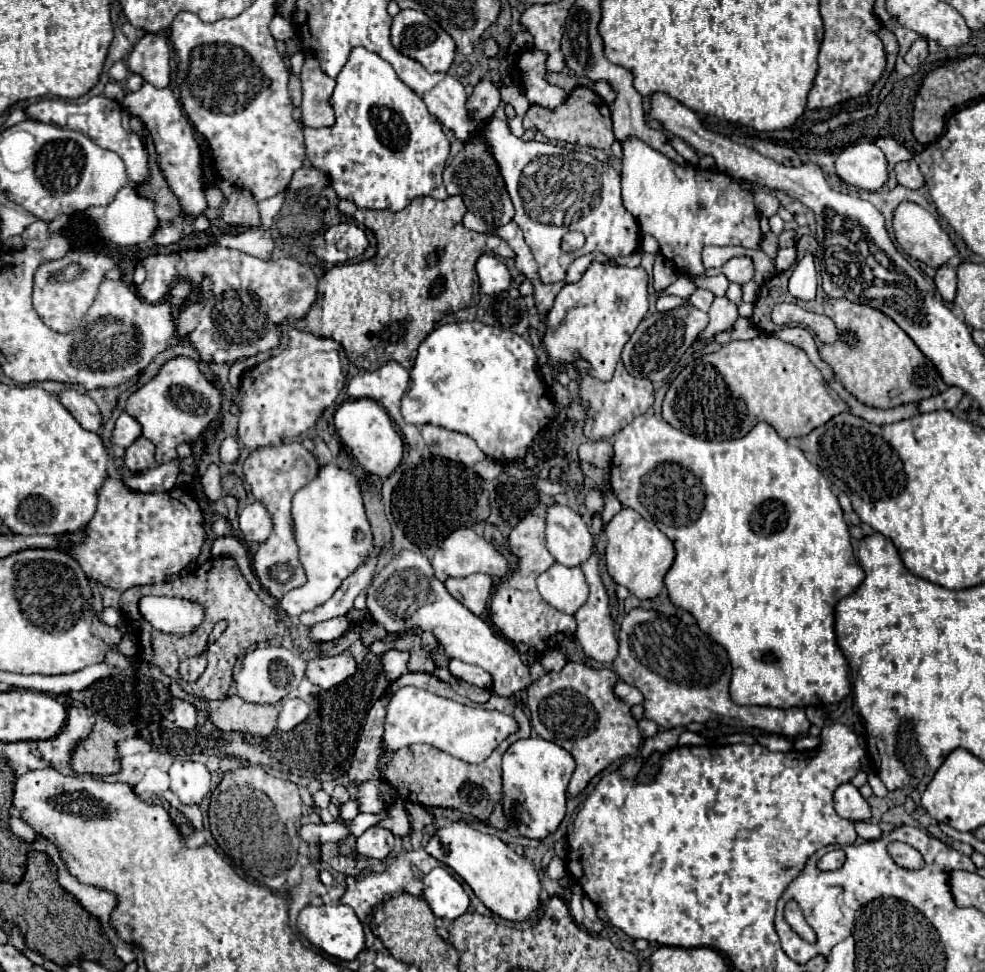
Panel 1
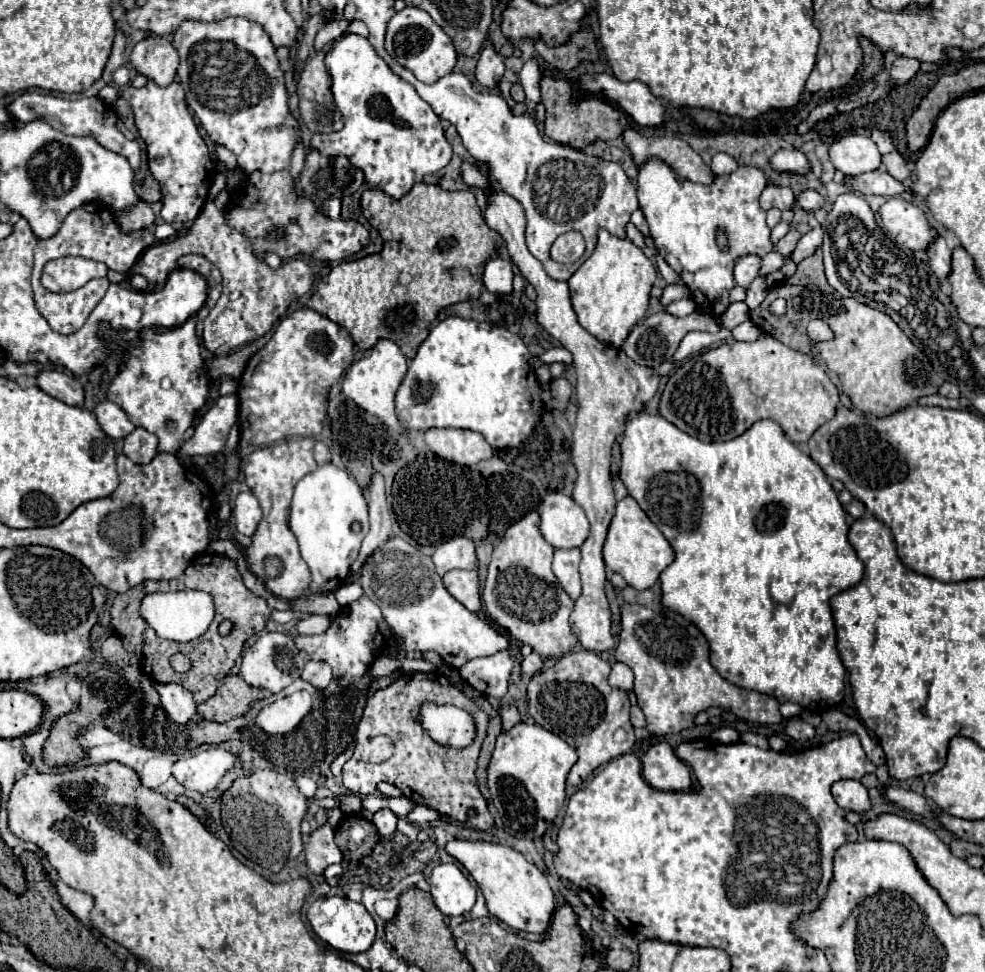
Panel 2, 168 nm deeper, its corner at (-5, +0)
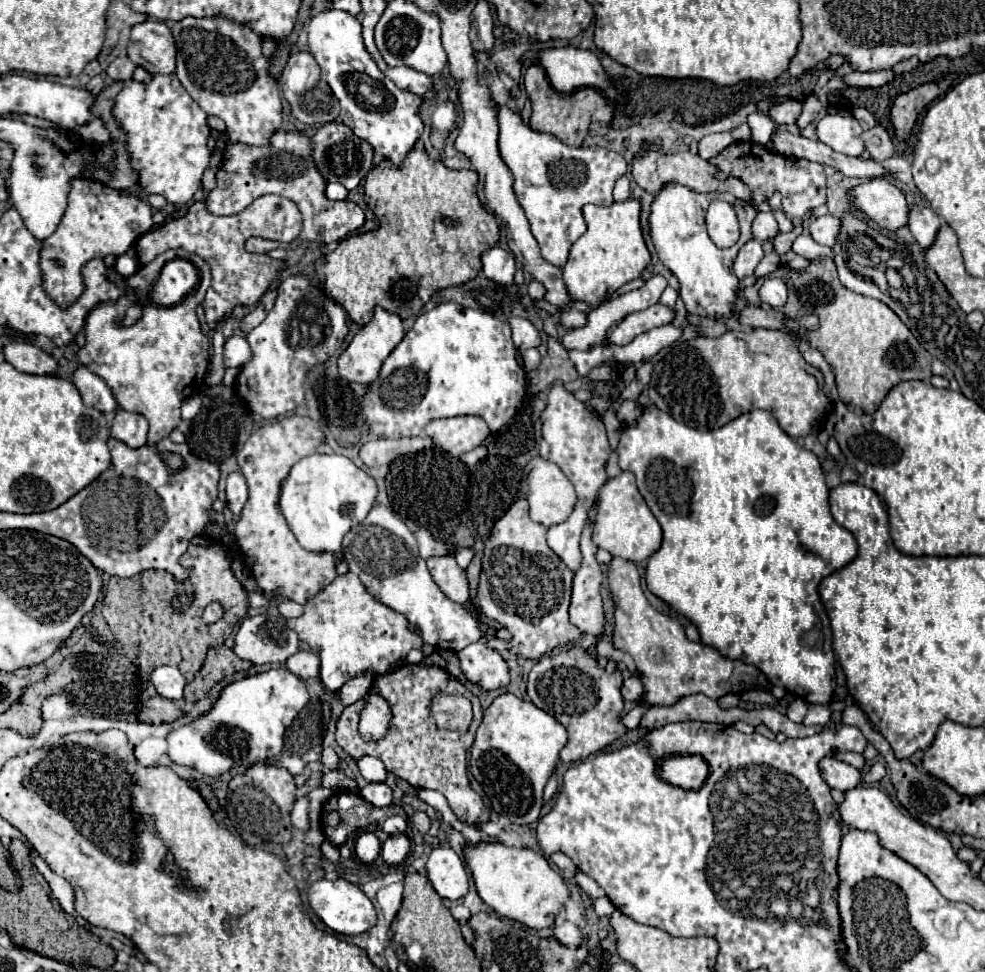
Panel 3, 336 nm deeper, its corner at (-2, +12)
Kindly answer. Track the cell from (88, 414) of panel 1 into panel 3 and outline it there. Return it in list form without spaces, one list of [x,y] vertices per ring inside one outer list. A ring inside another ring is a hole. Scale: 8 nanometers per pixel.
[[[9,342],[3,348],[5,360],[9,364],[13,364],[19,372],[27,372],[27,374],[57,374],[59,364],[51,354],[45,354],[41,348],[31,346],[31,344],[23,344],[23,342]]]

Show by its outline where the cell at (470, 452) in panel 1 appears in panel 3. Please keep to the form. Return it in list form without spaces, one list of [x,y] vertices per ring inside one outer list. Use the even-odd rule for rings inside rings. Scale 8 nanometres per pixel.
[[[455,416],[433,420],[425,426],[427,436],[441,450],[451,456],[461,456],[469,450],[475,450],[489,436],[489,428],[479,416]]]

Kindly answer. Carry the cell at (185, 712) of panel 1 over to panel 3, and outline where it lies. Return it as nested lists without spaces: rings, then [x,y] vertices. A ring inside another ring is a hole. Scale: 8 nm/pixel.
[[[159,666],[151,674],[151,684],[155,686],[155,690],[163,698],[167,698],[167,700],[181,700],[187,680],[179,672],[177,666]]]

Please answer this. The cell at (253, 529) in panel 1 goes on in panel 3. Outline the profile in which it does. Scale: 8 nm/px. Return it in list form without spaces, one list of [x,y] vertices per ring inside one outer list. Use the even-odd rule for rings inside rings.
[[[233,472],[227,476],[227,508],[239,516],[243,506],[247,504],[247,482],[241,472]]]

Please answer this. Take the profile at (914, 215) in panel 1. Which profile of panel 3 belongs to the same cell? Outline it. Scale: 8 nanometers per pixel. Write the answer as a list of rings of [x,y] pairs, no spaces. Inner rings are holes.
[[[885,178],[869,180],[853,190],[853,200],[879,228],[899,230],[909,222],[909,204],[903,192]]]

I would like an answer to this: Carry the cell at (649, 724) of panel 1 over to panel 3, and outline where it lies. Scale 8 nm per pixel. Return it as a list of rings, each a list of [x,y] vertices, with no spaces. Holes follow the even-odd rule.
[[[627,678],[625,682],[623,682],[623,688],[621,688],[621,694],[623,694],[623,698],[627,700],[627,702],[633,702],[633,704],[637,704],[639,700],[641,700],[641,696],[643,696],[643,686],[641,686],[641,680],[639,678]]]

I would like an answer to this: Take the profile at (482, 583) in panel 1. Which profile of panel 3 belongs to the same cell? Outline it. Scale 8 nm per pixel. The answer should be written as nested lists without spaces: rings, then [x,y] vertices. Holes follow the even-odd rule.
[[[453,556],[429,558],[427,568],[435,578],[437,586],[455,602],[465,604],[469,600],[469,582],[465,570],[455,562]]]

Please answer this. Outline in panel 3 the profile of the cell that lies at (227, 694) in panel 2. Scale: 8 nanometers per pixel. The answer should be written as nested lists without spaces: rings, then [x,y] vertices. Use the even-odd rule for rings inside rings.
[[[215,646],[207,652],[203,670],[195,676],[193,682],[189,682],[185,686],[185,700],[187,702],[197,702],[201,698],[207,698],[209,690],[217,682],[221,682],[227,676],[233,676],[237,672],[249,670],[249,668],[251,668],[251,664],[245,662],[245,660],[239,660],[231,648]]]

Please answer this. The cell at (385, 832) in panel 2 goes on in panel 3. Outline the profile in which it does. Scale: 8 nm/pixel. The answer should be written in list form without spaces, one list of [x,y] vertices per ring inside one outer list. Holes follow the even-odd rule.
[[[371,782],[367,784],[361,792],[359,792],[369,804],[377,806],[377,808],[385,808],[391,804],[393,796],[391,796],[391,788],[385,782]]]

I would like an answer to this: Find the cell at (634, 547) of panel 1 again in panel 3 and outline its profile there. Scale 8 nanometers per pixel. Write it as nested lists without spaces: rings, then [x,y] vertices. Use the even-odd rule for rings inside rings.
[[[621,472],[617,478],[605,482],[599,490],[599,506],[593,522],[593,542],[611,552],[611,556],[619,556],[623,560],[631,560],[635,564],[651,558],[663,542],[663,532],[643,496],[635,486],[635,476],[631,472]]]

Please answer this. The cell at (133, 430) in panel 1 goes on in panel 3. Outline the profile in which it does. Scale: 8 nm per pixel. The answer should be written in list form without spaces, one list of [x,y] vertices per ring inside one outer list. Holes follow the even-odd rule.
[[[81,366],[75,374],[73,374],[73,382],[77,386],[77,390],[81,392],[83,404],[89,408],[95,408],[103,414],[115,412],[117,410],[117,400],[111,392],[111,388],[95,374],[91,374],[85,366]]]

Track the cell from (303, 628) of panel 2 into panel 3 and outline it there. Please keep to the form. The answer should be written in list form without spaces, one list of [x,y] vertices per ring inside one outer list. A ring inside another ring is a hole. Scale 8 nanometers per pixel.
[[[283,600],[281,604],[279,604],[279,612],[285,616],[285,618],[299,618],[301,614],[303,614],[303,606],[301,604],[297,604],[297,602],[293,602],[293,600]]]

